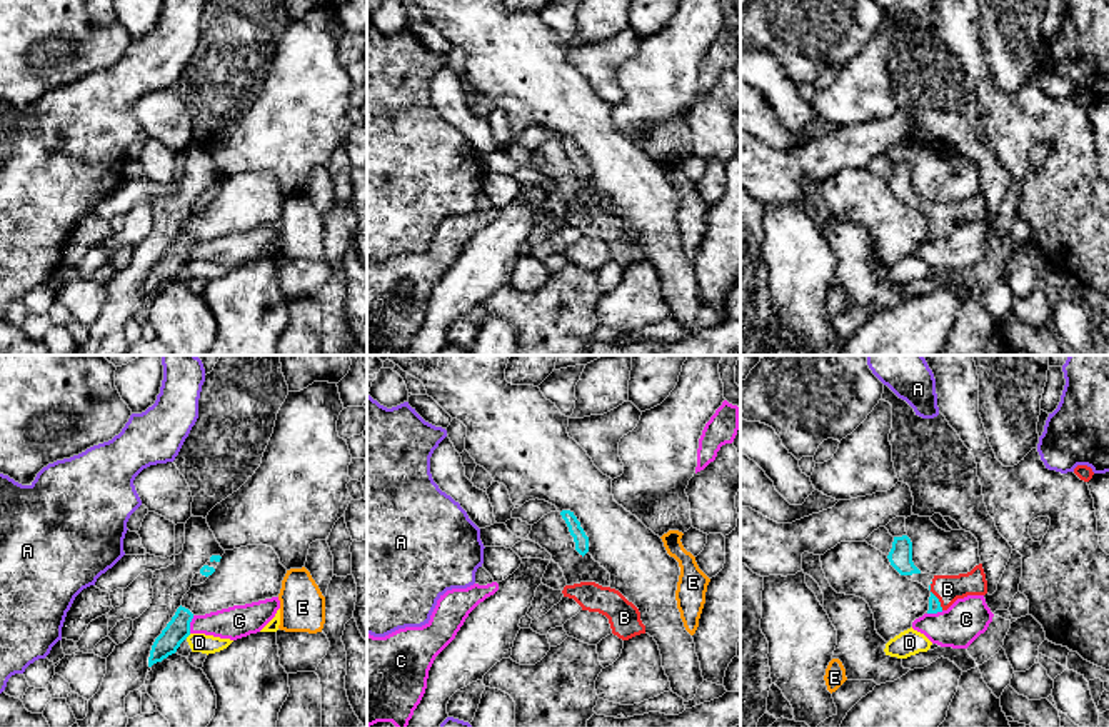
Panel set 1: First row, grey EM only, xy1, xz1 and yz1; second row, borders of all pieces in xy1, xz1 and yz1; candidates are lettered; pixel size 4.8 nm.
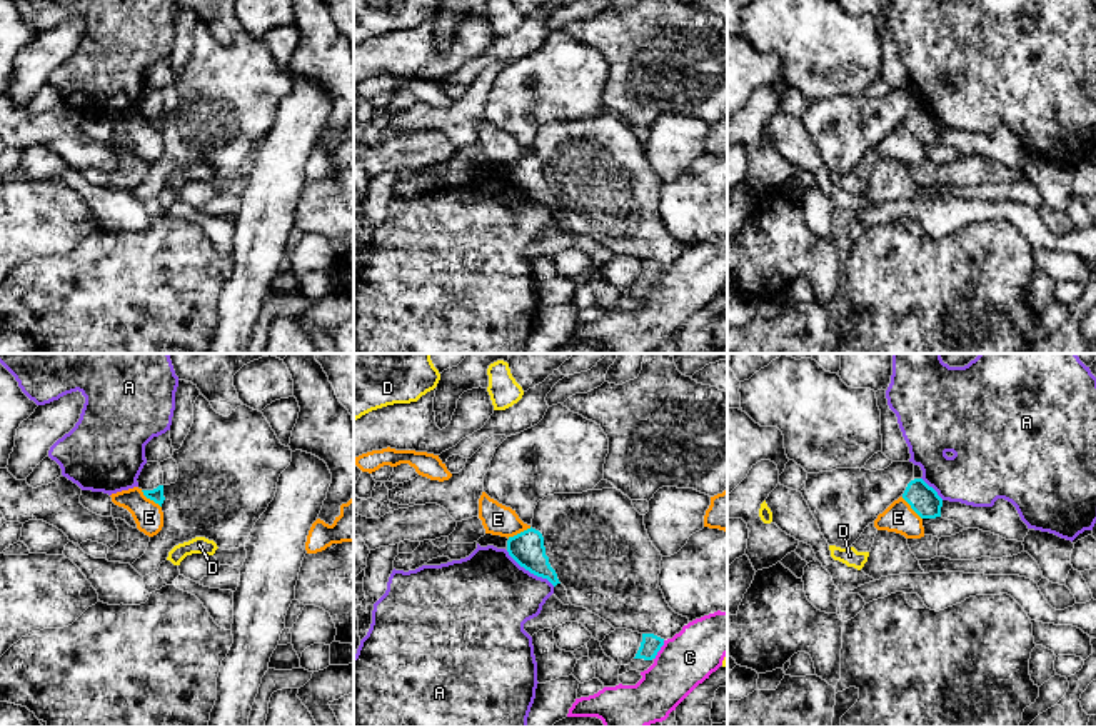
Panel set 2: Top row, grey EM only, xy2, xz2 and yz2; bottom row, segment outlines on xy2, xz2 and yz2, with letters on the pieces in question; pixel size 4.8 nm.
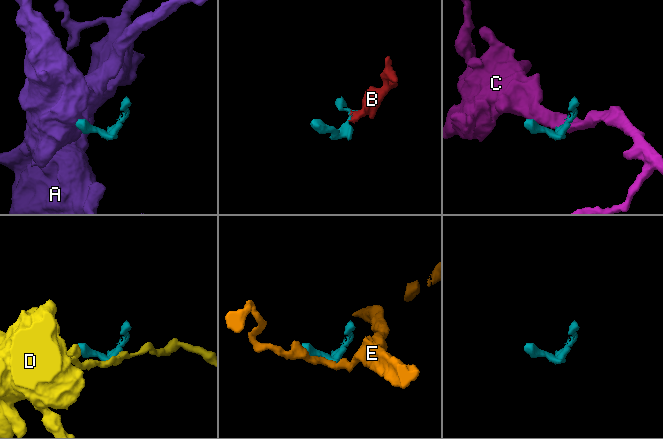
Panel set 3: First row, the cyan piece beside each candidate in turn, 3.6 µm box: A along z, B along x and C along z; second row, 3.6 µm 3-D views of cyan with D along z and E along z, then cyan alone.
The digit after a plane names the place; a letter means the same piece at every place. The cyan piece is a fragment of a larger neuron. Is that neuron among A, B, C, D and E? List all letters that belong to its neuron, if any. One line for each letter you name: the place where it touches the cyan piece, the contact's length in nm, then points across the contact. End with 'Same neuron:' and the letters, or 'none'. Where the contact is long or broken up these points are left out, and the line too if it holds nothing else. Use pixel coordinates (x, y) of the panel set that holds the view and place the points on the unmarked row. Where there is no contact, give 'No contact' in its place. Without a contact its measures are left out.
B: Touches cyan at yz1 (934, 222). Shared border 150 nm. Path across: yz1 (934, 232), (934, 222), (948, 215)
Same neuron: B

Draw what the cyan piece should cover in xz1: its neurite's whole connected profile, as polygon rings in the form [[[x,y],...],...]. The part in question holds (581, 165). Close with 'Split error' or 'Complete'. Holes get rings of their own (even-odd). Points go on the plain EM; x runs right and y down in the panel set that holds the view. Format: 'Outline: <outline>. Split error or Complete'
Outline: [[[562,137],[560,142],[565,147],[570,162],[574,163],[575,177],[584,183],[589,178],[589,163],[580,153],[580,148],[570,137]]]. Complete

